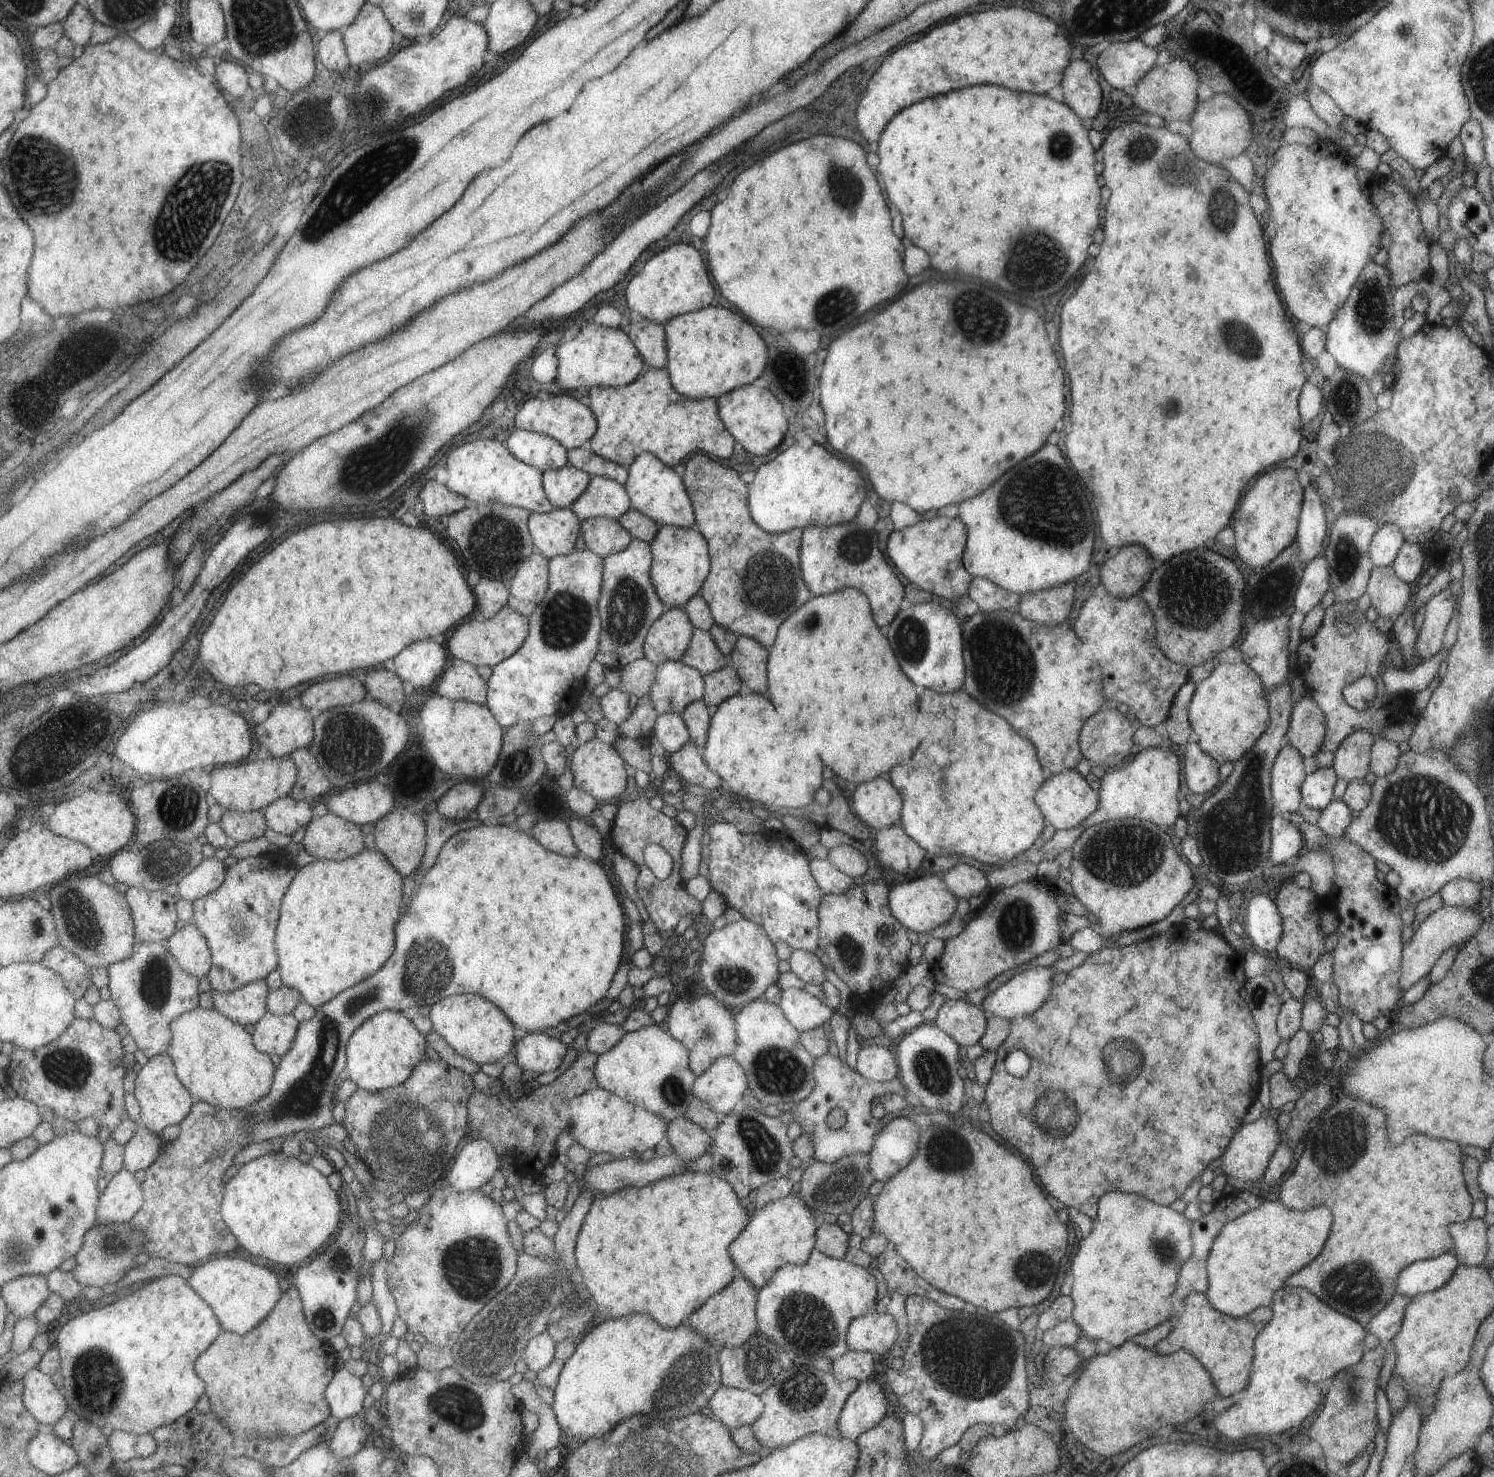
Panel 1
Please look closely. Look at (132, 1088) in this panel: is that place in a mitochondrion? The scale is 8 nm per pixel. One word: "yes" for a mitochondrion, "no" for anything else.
no

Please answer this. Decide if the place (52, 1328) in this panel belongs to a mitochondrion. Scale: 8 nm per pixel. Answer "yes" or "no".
no

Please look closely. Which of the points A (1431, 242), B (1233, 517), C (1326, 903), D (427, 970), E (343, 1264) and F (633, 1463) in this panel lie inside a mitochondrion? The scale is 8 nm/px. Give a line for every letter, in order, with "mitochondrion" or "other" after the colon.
A: other
B: other
C: other
D: mitochondrion
E: mitochondrion
F: mitochondrion

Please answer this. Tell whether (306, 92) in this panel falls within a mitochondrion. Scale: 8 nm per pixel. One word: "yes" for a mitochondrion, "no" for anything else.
no

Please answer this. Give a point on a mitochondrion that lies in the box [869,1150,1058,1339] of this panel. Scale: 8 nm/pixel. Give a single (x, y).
(1033, 1267)

